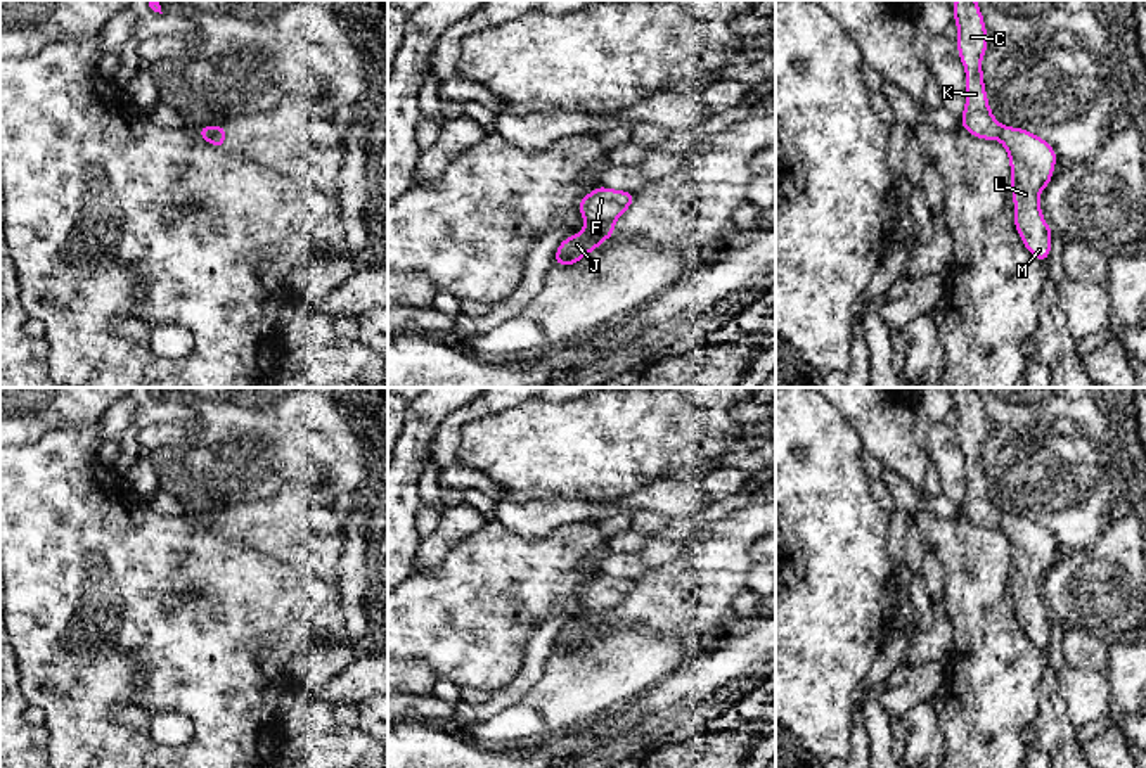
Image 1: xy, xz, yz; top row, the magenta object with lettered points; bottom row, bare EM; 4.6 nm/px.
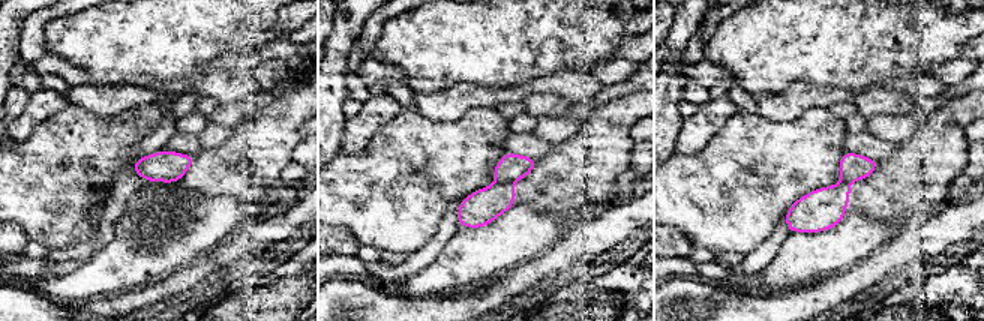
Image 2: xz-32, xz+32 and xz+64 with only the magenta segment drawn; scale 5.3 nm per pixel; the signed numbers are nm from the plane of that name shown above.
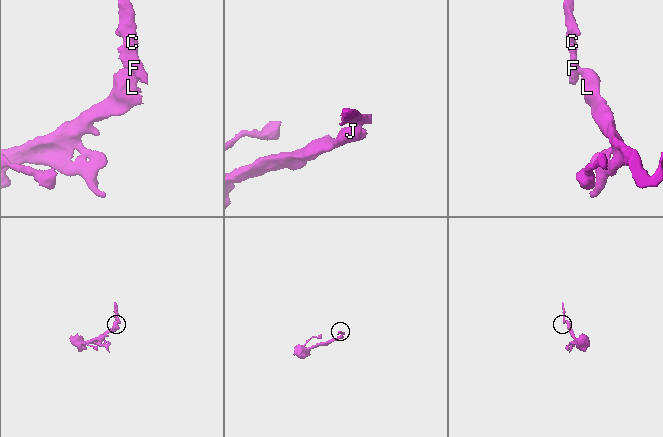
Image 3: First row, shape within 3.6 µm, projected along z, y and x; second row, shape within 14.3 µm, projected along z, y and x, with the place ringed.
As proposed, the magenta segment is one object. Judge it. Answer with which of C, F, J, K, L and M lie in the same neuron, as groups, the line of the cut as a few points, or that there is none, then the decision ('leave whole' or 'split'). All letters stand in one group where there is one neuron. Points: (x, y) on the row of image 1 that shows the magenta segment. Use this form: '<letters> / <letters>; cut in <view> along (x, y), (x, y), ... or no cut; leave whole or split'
C F K / J L M; cut in xz along (587, 222), (611, 224); split

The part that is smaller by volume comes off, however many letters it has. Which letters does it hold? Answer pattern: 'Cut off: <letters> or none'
Cut off: C, F, K

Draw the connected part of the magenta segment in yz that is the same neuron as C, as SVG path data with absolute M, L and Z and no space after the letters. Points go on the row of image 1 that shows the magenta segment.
M956 0L952 7L959 29L956 45L966 71L966 106L961 128L975 138L995 140L1002 125L990 111L982 71L982 57L988 50L987 26L976 0Z

